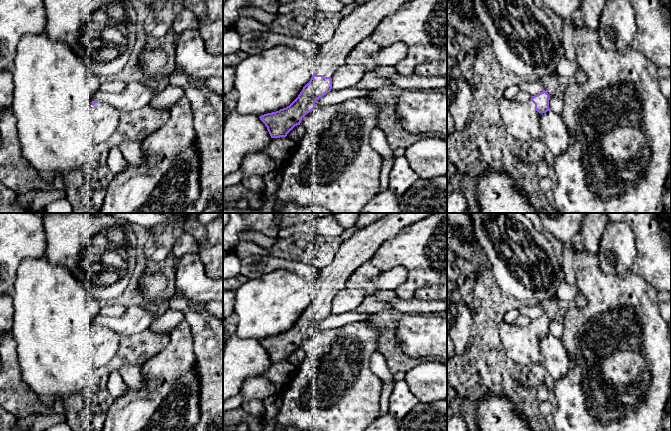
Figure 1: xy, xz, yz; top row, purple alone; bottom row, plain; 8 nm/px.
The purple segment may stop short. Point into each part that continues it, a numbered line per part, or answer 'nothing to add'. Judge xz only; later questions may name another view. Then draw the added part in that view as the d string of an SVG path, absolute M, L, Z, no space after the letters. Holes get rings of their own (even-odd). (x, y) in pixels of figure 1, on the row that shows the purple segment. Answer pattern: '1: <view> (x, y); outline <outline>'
1: xz (353, 29); outline M370 0L363 5L357 6L350 15L342 17L332 39L320 46L315 57L313 74L332 78L335 71L345 64L349 53L364 39L372 35L380 21L388 14L396 12L409 1L412 0Z

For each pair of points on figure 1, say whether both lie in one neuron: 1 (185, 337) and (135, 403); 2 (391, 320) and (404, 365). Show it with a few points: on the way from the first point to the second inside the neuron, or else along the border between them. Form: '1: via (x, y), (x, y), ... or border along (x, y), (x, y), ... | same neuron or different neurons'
1: via (179, 354), (176, 363), (152, 387) | same neuron
2: via (389, 331), (389, 348), (393, 354) | same neuron

